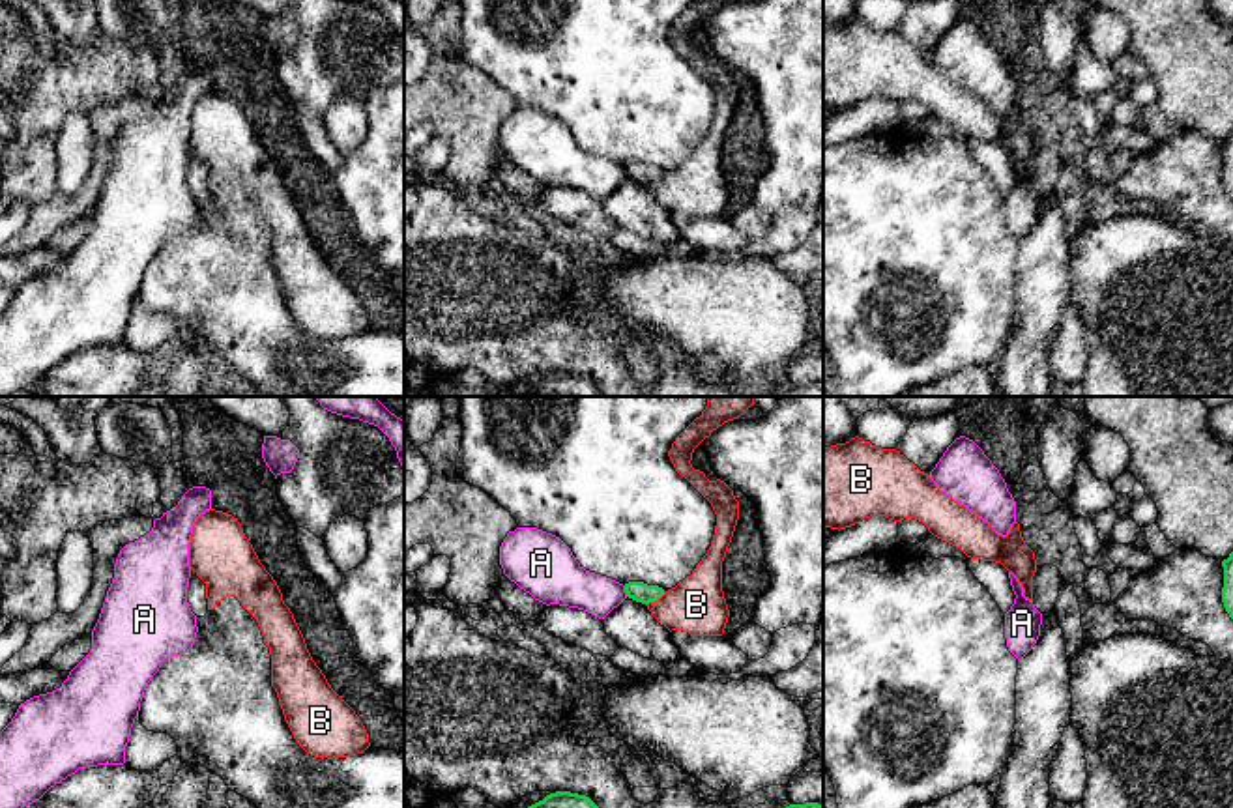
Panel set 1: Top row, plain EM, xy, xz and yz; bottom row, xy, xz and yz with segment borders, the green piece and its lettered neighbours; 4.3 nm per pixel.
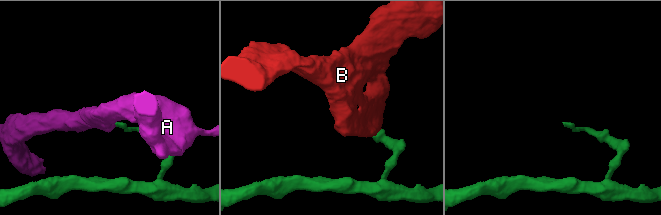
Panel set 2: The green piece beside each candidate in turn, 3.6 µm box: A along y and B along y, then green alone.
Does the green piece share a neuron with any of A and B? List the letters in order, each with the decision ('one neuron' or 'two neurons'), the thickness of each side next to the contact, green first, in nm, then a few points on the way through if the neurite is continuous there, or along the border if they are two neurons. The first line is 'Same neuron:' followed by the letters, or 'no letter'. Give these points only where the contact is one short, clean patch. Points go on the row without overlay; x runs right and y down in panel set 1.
Same neuron: no letter
A: two neurons | 90/190 nm | along xz (623, 167), (627, 176)
B: two neurons | 90/240 nm

